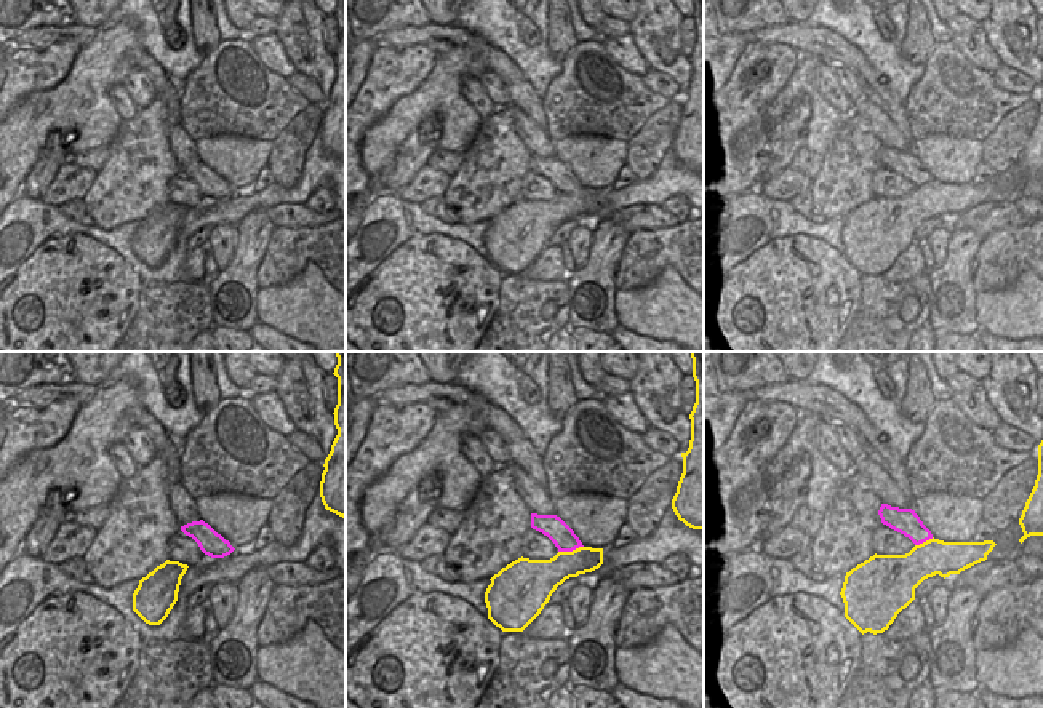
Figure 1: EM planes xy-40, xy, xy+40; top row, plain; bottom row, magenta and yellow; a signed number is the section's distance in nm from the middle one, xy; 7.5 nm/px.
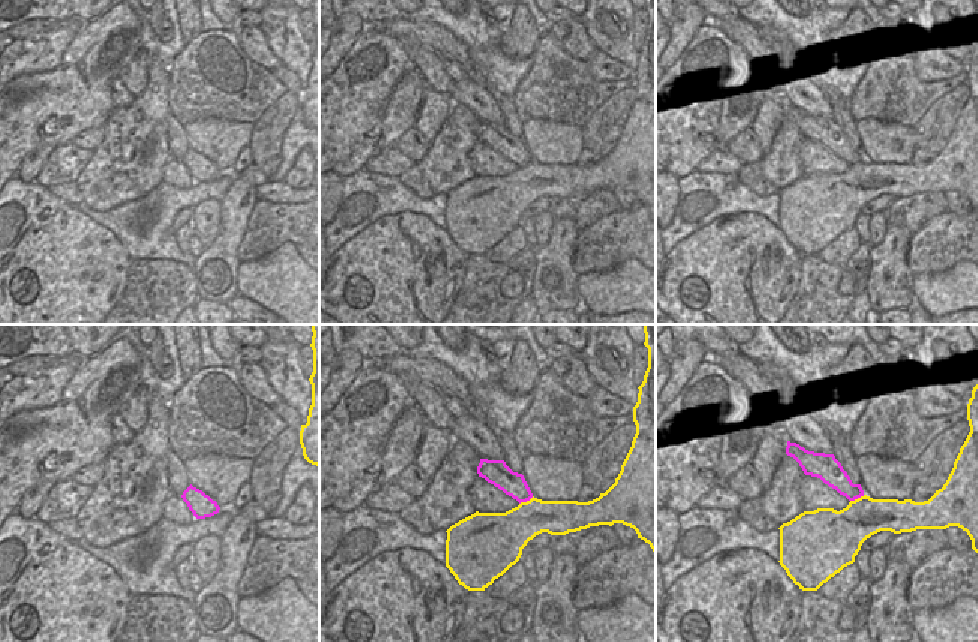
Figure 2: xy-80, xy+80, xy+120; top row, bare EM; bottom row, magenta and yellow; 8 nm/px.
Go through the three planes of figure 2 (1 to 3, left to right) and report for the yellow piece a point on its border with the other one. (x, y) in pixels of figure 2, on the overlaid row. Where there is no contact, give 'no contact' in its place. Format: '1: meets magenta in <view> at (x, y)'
1: no contact
2: meets magenta in xy+80 at (525, 501)
3: meets magenta in xy+120 at (857, 498)

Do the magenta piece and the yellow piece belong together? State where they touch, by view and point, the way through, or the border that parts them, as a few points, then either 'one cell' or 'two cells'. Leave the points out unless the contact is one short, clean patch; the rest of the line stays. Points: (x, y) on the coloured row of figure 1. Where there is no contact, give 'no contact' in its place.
xy (570, 550) | along xy (583, 546), (559, 552) | two cells

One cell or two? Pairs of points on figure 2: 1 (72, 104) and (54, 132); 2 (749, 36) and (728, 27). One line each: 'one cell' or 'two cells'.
1: one cell
2: one cell

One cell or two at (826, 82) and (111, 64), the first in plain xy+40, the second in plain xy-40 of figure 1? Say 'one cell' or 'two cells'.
two cells

